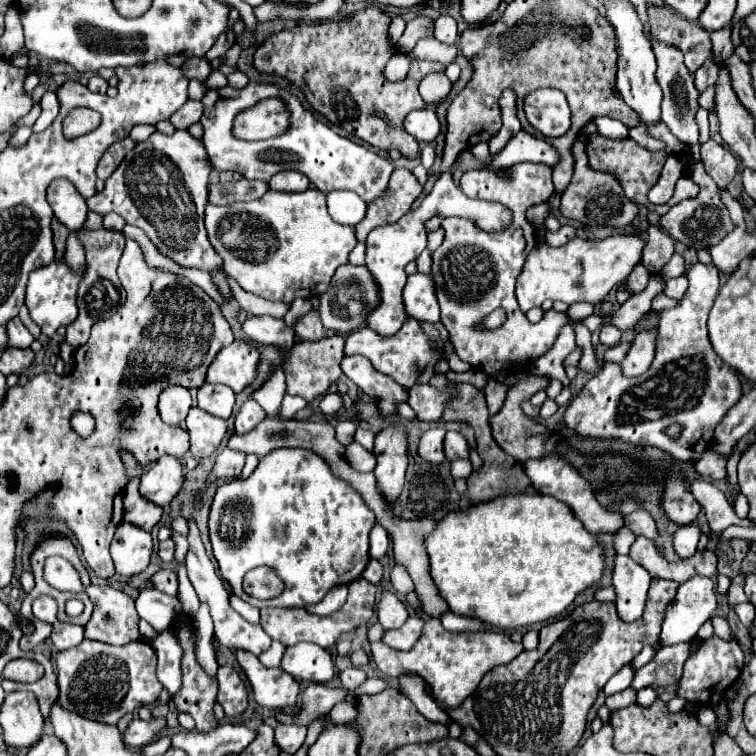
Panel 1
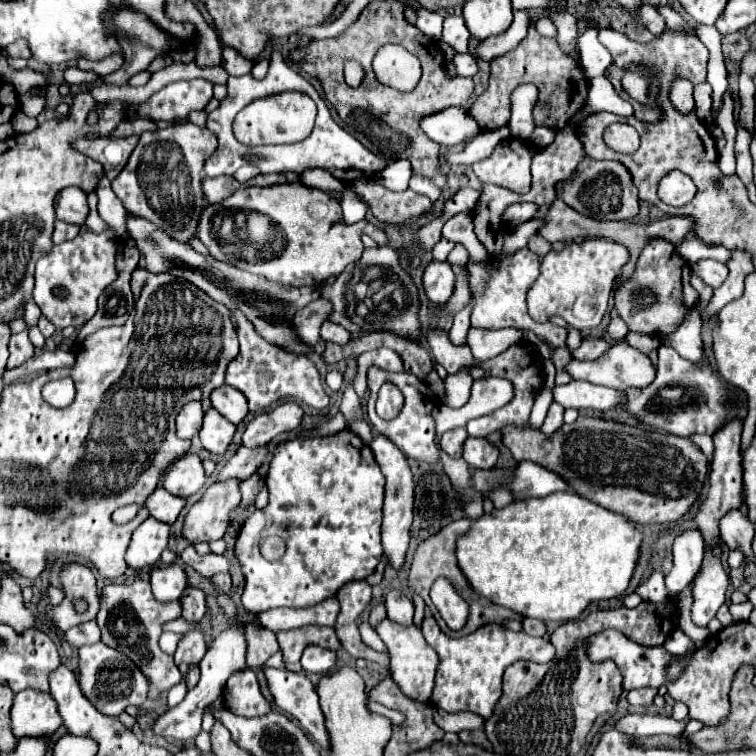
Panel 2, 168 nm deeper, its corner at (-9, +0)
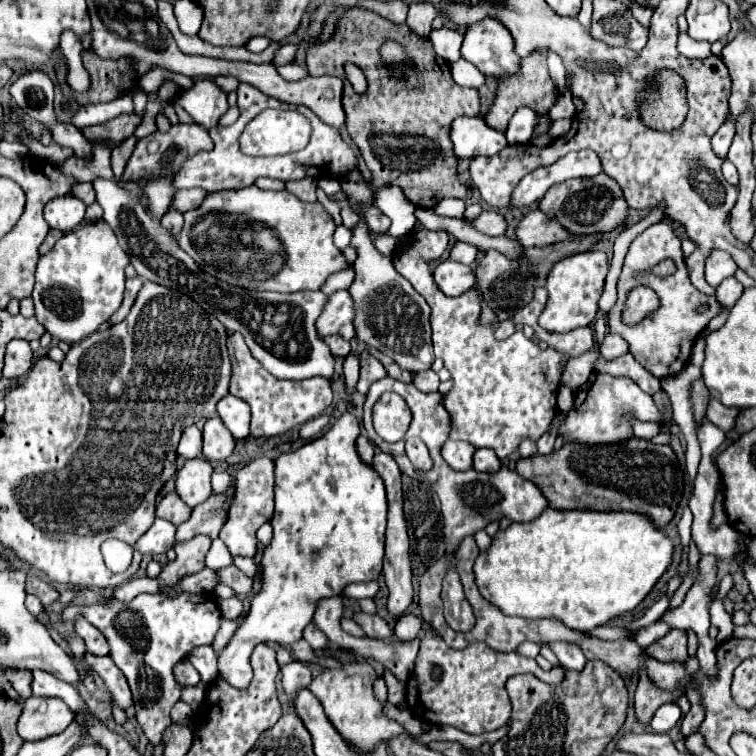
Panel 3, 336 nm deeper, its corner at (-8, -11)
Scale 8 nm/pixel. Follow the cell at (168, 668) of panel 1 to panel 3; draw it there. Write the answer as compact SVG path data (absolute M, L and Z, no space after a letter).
M189 660L177 662L173 671L175 678L177 678L177 682L179 682L181 686L193 686L193 684L197 684L197 682L201 680L199 672L191 666Z

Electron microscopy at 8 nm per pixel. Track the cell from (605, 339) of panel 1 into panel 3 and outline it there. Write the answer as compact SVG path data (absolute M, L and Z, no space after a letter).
M607 332L605 338L603 338L603 342L601 342L601 354L603 354L607 360L611 360L611 358L617 358L617 356L627 354L627 352L629 352L627 346L629 346L629 344L627 344L625 338Z

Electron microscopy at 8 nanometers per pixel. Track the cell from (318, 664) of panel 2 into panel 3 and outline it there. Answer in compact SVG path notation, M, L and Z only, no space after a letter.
M345 412L321 438L315 438L295 452L281 454L275 460L273 538L261 554L261 590L253 596L249 612L243 616L229 644L217 658L217 676L227 684L241 690L249 686L249 680L253 678L249 658L257 644L273 640L281 646L291 646L301 640L301 630L313 620L319 600L343 594L345 586L353 582L379 578L385 554L387 498L381 476L357 454L357 436L359 422L351 412Z

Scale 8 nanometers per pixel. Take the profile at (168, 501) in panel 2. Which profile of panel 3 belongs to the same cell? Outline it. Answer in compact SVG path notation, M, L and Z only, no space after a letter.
M169 492L169 494L157 504L155 516L157 516L157 518L165 518L165 520L169 520L171 524L179 526L179 524L183 524L183 522L191 516L191 508L177 496L177 492Z

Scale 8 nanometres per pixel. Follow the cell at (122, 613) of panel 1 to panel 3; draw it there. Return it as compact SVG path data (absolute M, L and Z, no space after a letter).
M209 592L181 594L173 600L161 594L139 594L127 604L109 598L103 604L77 608L79 612L109 640L109 656L131 686L137 722L149 742L159 744L161 732L171 724L169 710L181 698L181 684L173 678L173 666L195 646L213 642L221 618L215 598Z

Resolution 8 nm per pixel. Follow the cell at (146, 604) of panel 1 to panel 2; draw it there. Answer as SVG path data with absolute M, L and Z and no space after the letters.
M162 565L158 569L150 571L150 581L152 581L152 591L154 597L160 601L170 601L170 599L180 599L182 591L188 587L188 575L182 565Z

